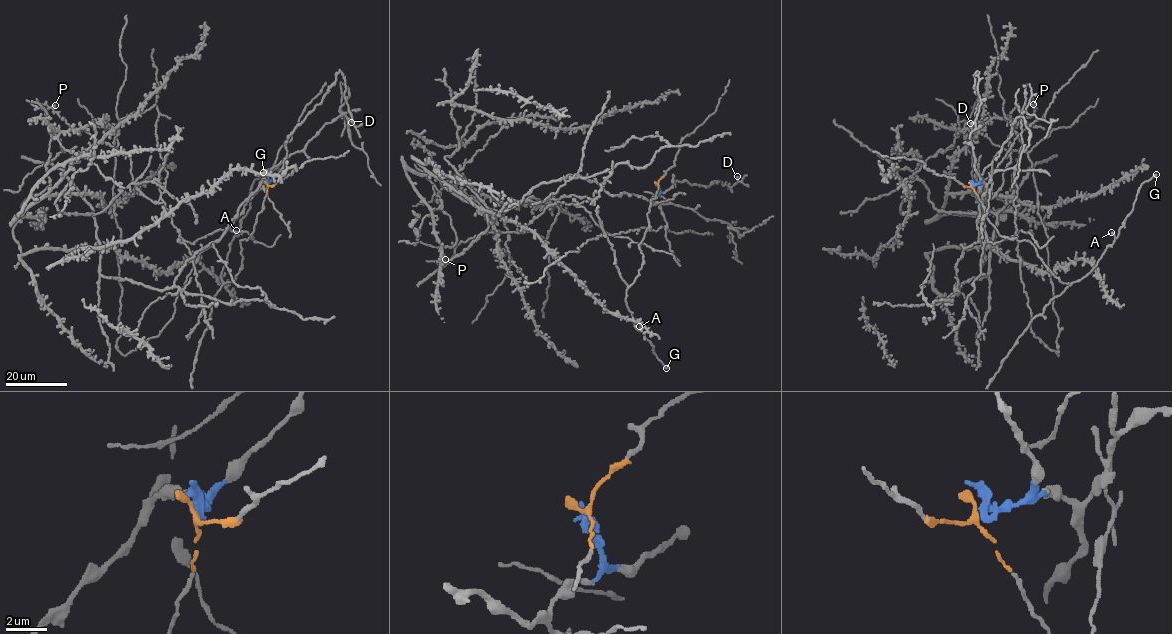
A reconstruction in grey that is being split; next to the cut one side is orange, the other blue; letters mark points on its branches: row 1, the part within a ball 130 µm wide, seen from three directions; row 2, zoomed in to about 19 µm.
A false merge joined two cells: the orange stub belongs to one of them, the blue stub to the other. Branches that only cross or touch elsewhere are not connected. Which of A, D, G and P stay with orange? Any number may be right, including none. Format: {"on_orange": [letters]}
{"on_orange": ["A", "G"]}

